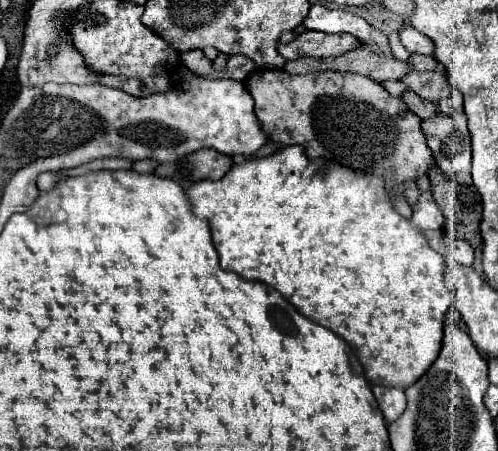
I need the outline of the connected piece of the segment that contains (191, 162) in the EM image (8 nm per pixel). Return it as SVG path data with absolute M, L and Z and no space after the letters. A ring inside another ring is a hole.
M202 149L186 155L178 161L178 169L174 173L174 179L188 189L188 185L204 179L222 179L226 171L232 167L232 157L222 155L214 149Z

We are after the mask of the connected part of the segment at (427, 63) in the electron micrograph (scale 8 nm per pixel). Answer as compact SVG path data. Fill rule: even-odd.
M410 55L410 63L416 71L436 71L438 69L438 61L428 55Z

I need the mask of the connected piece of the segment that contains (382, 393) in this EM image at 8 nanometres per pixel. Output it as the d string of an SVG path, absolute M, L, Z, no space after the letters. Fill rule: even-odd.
M376 385L372 387L374 391L374 397L386 417L388 423L396 421L404 409L406 409L406 397L404 397L404 389L394 389L394 387L382 387L382 385Z

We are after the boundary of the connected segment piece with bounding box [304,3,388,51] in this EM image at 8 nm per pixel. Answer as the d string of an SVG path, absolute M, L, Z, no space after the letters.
M314 3L310 7L308 17L304 19L304 27L312 31L322 31L322 33L336 33L336 31L346 31L354 35L356 39L370 43L374 49L388 49L388 37L374 27L370 27L362 17L348 13L344 9L328 9L322 3Z

